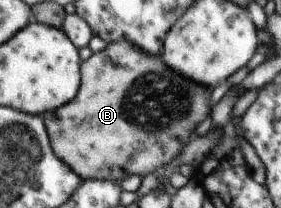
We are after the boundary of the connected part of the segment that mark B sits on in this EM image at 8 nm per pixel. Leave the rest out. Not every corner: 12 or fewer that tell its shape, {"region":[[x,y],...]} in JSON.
{"region":[[129,43],[44,113],[83,180],[167,165],[207,89]]}

